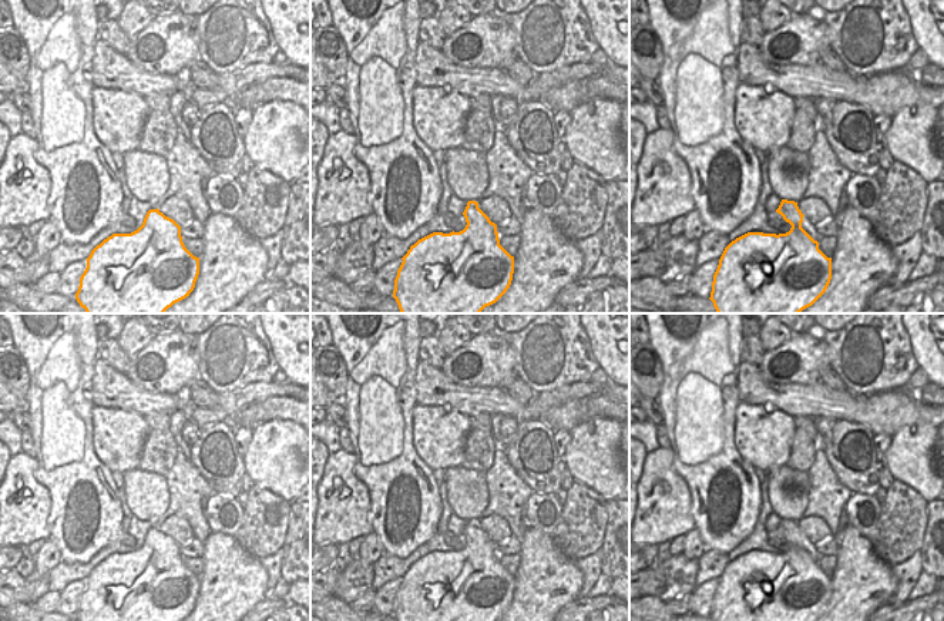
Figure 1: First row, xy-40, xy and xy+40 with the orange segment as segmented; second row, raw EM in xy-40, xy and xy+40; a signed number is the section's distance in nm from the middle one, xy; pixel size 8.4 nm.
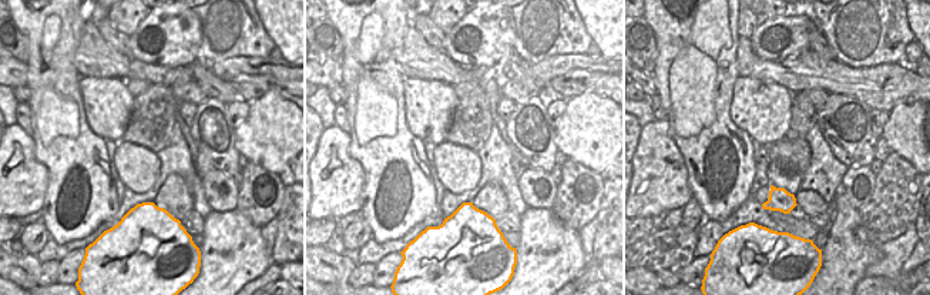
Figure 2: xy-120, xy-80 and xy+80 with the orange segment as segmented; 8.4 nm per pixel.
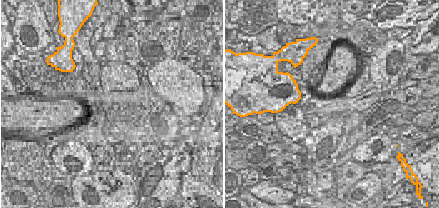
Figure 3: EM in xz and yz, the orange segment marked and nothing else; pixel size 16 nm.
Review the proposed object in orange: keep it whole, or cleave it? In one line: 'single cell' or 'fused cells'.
single cell

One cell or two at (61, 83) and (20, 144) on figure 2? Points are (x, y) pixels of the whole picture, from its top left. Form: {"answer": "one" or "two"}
{"answer": "two"}

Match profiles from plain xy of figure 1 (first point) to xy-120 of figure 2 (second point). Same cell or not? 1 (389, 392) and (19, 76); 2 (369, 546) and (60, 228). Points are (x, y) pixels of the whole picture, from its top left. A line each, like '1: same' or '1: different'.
1: different
2: different

